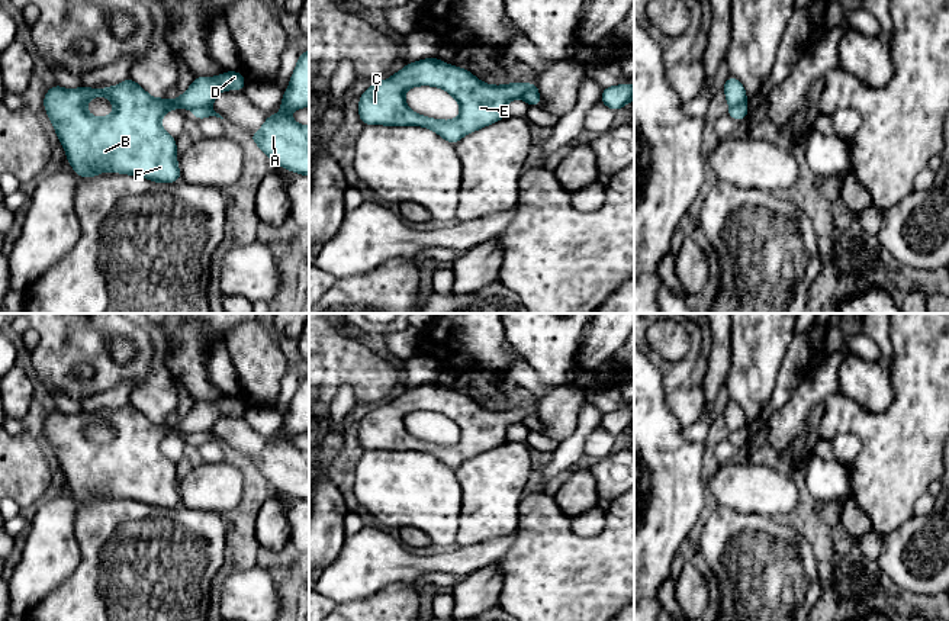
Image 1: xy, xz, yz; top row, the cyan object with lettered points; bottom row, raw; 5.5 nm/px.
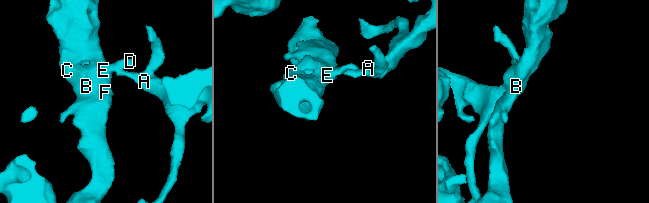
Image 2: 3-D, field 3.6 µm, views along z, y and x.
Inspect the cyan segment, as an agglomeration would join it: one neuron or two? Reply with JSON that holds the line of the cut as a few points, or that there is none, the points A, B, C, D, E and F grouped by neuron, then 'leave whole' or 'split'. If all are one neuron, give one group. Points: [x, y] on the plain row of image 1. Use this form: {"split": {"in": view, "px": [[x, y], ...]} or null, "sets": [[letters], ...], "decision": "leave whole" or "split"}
{"split": {"in": "xz", "px": [[536, 411], [530, 411], [523, 422]]}, "sets": [["A"], ["B", "C", "D", "E", "F"]], "decision": "split"}

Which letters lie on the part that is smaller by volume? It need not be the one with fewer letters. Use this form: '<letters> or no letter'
A

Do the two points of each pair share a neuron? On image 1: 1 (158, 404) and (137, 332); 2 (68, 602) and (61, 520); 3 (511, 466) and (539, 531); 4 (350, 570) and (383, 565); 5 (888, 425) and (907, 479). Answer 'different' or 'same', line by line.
1: different
2: different
3: different
4: same
5: same

